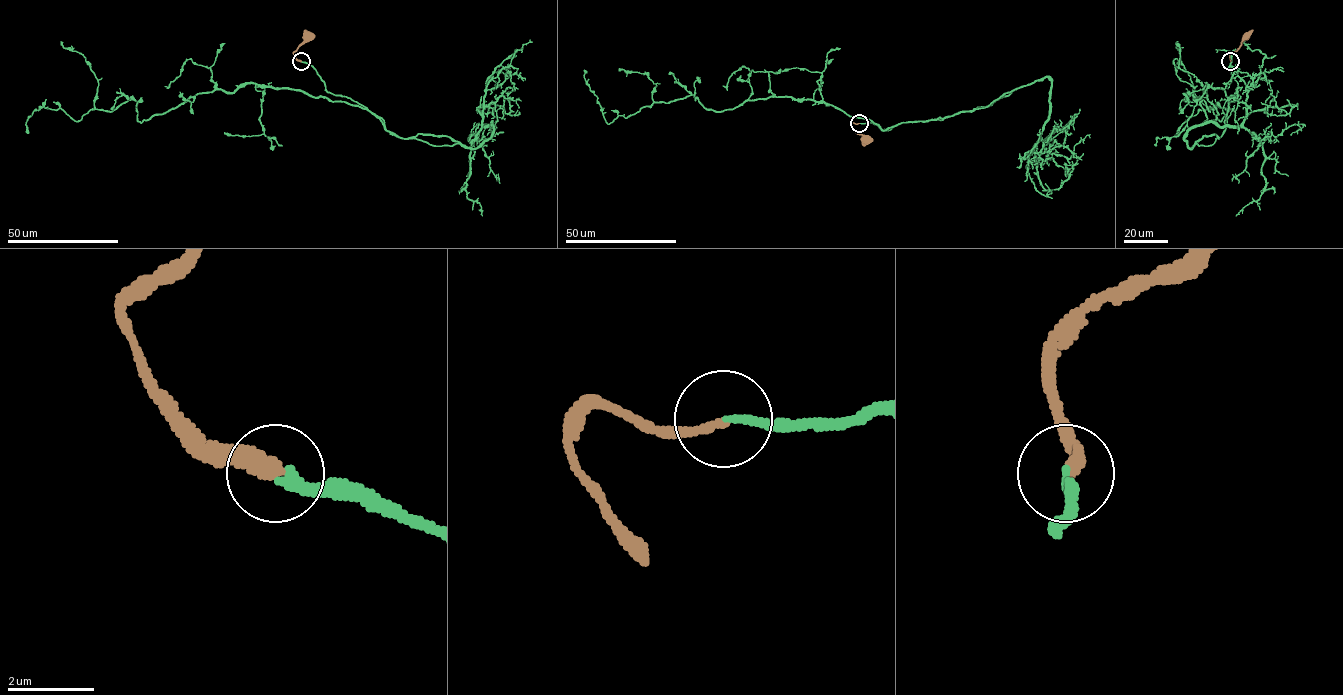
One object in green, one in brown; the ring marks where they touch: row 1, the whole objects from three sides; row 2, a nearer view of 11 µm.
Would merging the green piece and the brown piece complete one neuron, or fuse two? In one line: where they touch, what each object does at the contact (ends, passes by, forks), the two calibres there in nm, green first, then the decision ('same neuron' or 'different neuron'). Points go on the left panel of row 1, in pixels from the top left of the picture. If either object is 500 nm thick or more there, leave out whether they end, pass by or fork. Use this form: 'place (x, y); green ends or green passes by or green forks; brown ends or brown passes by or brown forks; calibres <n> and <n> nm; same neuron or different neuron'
place (301, 61); green ends; brown ends; calibres 200 and 260 nm; same neuron

